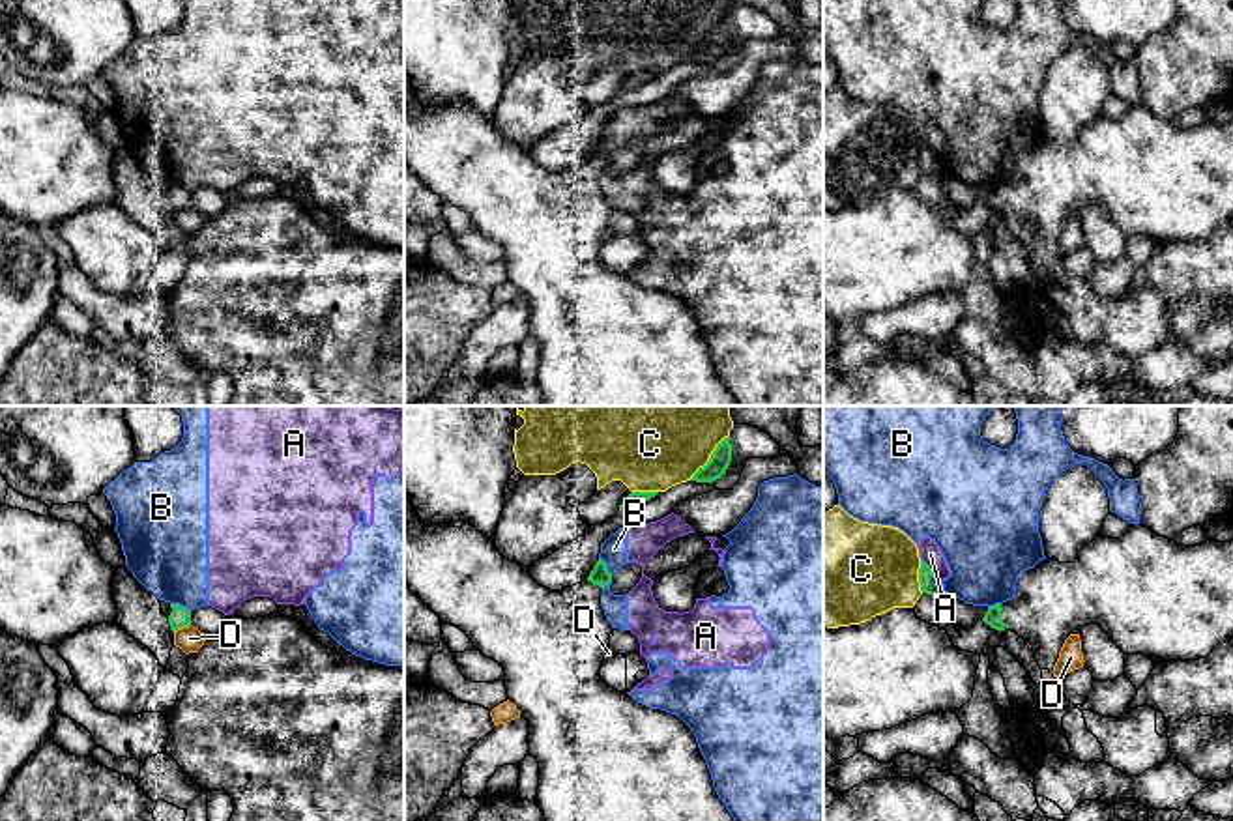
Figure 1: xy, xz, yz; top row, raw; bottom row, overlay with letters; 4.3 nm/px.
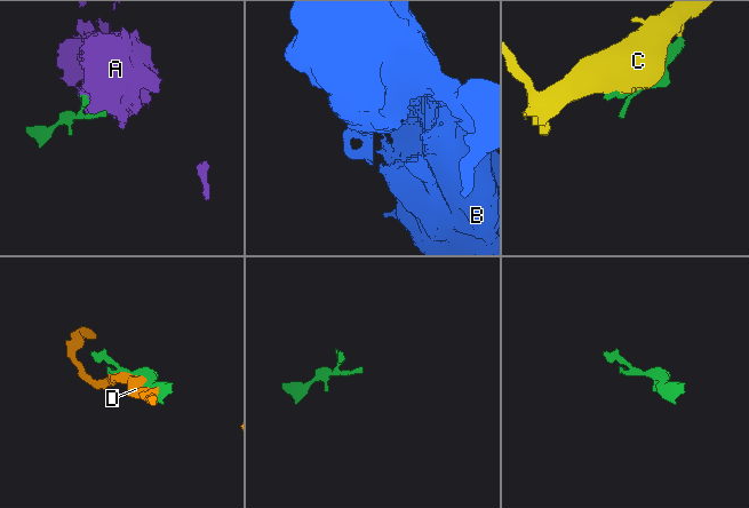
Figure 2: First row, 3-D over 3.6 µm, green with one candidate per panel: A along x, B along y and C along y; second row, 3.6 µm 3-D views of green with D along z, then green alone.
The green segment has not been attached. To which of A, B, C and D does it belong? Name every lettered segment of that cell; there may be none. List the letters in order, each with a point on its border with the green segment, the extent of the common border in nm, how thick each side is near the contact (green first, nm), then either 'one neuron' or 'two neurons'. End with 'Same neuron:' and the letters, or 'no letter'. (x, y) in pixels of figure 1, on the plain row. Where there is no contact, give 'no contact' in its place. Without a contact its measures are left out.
A: yz (928, 148) | 160 nm | 90/90 nm | two neurons
B: xy (182, 187) | 100 nm | 90/360 nm | two neurons
C: xz (711, 38) | 260 nm | 90/320 nm | two neurons
D: xy (180, 208) | 90 nm | 90/110 nm | two neurons
Same neuron: no letter

